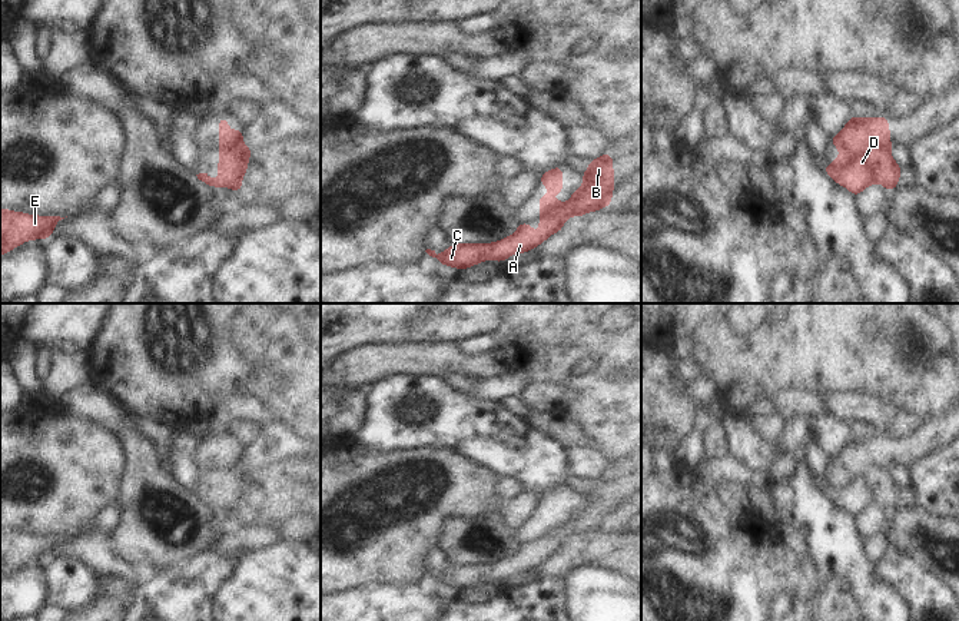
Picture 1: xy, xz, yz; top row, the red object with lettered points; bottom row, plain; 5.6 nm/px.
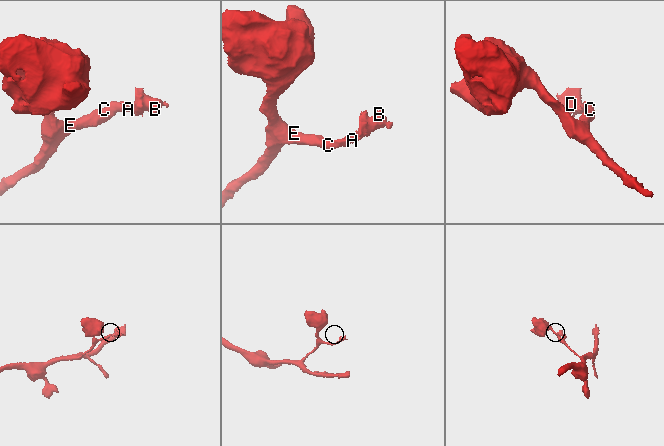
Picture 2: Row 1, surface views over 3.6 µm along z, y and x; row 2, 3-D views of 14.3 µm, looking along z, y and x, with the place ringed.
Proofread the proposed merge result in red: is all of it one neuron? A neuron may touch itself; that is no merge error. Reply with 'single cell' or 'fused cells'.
single cell

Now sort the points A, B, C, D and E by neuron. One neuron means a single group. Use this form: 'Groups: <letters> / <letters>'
Groups: A B C D E.

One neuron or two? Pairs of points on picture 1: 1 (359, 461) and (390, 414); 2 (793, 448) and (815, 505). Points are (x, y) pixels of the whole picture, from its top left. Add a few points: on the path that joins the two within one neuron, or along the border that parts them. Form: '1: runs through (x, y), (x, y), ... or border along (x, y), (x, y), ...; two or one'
1: border along (362, 445), (371, 450), (401, 451); two
2: border along (802, 444), (800, 452), (796, 457); two

